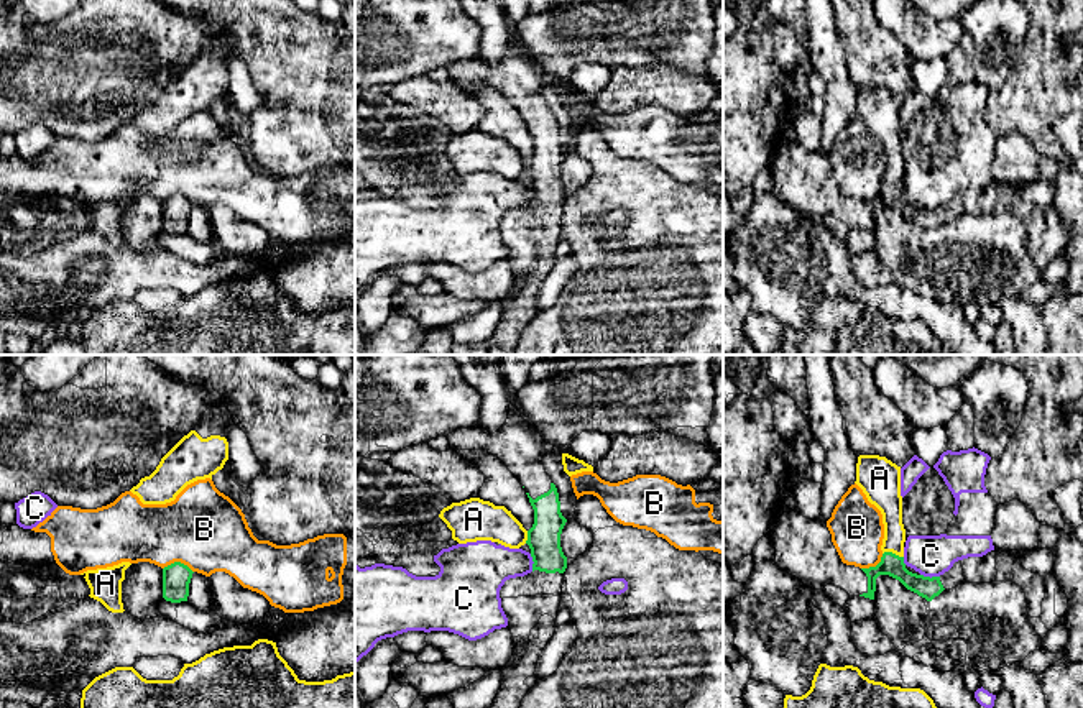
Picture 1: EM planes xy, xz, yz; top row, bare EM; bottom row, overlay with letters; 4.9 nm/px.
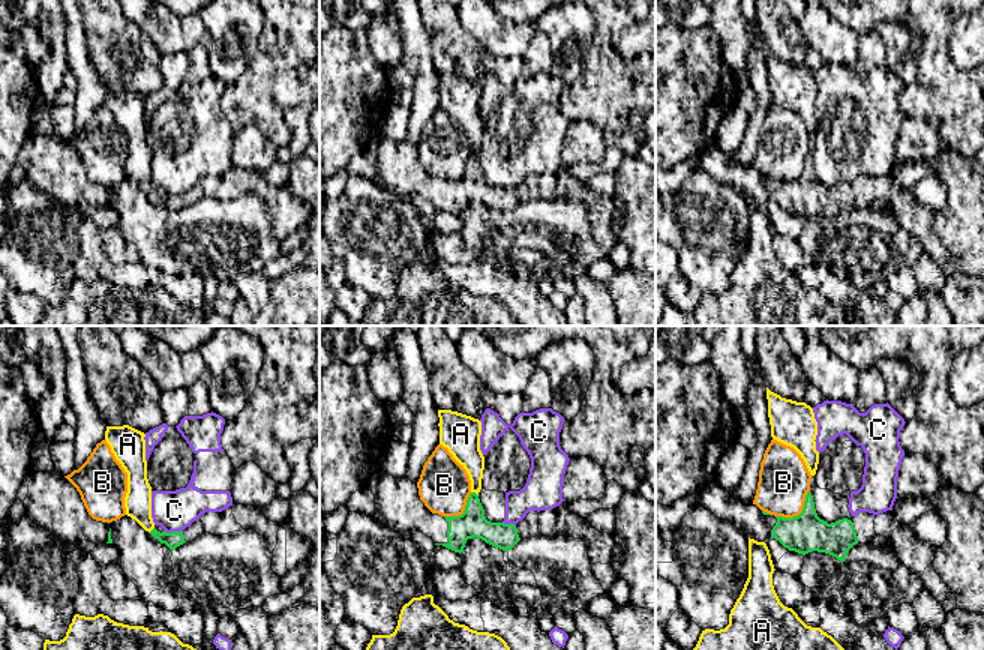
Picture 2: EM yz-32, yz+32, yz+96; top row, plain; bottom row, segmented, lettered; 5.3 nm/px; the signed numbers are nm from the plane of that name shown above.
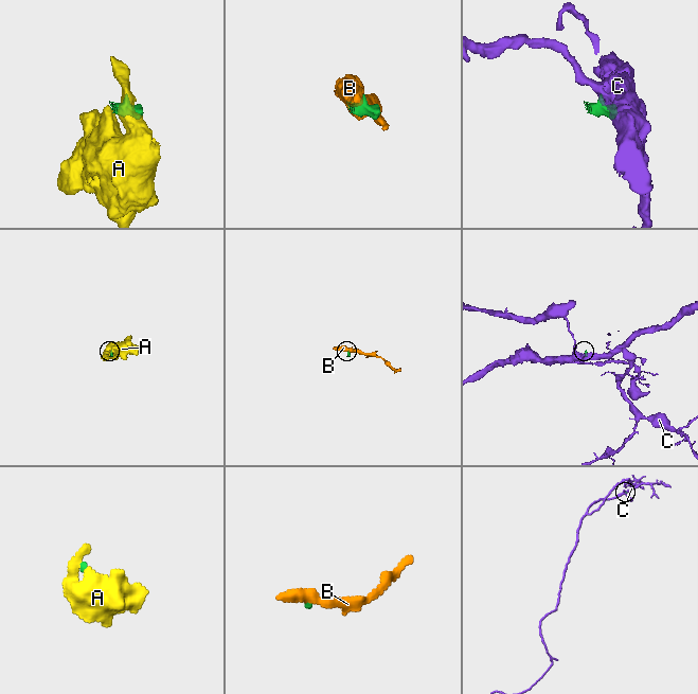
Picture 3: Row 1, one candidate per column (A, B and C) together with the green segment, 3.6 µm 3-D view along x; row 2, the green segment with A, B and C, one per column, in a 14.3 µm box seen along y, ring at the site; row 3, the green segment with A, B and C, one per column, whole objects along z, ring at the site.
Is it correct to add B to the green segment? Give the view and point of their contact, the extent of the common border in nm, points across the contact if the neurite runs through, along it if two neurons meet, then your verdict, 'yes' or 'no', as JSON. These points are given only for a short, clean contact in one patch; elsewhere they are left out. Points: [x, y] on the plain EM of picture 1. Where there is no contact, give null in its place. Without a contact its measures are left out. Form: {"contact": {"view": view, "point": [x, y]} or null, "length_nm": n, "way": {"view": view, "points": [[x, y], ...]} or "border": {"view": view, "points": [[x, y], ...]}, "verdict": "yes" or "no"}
{"contact": {"view": "xy", "point": [178, 194]}, "length_nm": 150, "border": {"view": "xy", "points": [[163, 199], [183, 194], [193, 204]]}, "verdict": "no"}

